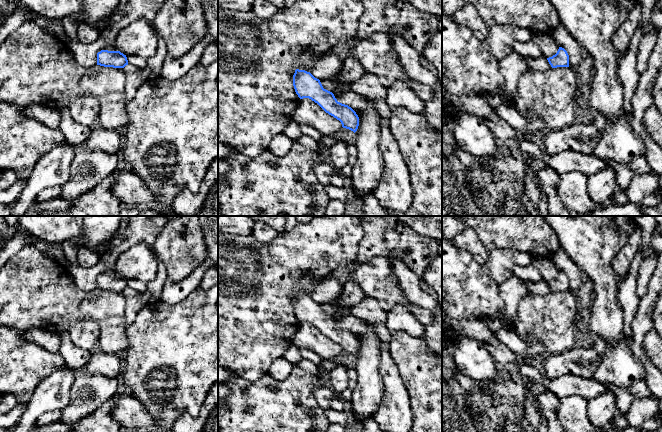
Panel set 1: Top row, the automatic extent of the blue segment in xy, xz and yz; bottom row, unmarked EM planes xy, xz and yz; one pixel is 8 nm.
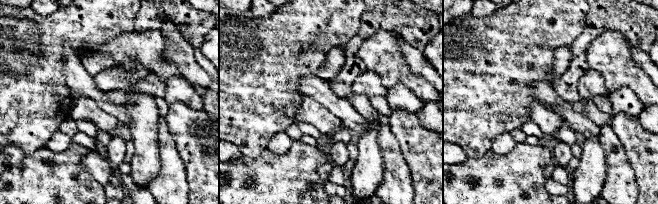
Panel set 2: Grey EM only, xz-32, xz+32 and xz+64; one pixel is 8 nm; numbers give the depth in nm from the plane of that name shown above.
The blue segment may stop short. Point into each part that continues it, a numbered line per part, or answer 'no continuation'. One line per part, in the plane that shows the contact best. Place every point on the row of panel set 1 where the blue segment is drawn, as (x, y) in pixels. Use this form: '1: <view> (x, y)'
no continuation

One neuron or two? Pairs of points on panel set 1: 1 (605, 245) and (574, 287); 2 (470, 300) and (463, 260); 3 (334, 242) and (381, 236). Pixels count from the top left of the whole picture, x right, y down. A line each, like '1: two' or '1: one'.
1: two
2: one
3: two

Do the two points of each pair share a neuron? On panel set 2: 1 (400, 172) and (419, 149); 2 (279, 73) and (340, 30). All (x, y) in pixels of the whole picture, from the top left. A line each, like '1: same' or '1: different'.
1: different
2: same

